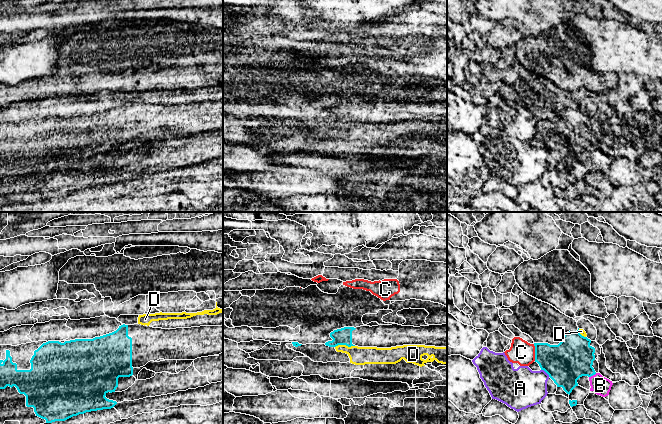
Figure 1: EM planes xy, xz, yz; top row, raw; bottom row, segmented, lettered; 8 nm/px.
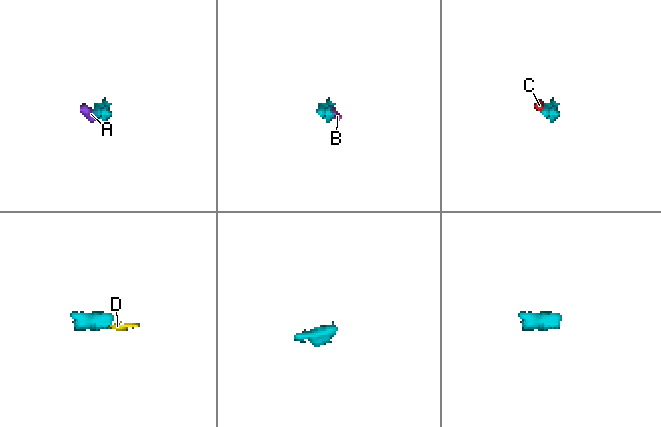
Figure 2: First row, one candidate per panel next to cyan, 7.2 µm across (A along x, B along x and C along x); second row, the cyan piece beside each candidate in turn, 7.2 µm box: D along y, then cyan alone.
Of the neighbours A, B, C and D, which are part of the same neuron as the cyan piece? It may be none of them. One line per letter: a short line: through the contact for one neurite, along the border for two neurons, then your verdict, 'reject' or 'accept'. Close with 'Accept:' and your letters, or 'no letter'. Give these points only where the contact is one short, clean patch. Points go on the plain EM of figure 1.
A: reject
B: reject
C: reject
D: line xz (354, 121), (337, 121), (335, 123); reject
Accept: no letter

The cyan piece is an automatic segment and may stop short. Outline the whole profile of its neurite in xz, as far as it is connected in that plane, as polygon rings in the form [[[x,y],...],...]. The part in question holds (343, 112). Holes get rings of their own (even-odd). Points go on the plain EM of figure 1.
[[[344,103],[334,106],[330,109],[330,113],[333,116],[326,118],[325,121],[329,123],[336,123],[338,121],[355,122],[352,120],[352,107],[355,105],[354,103]]]

